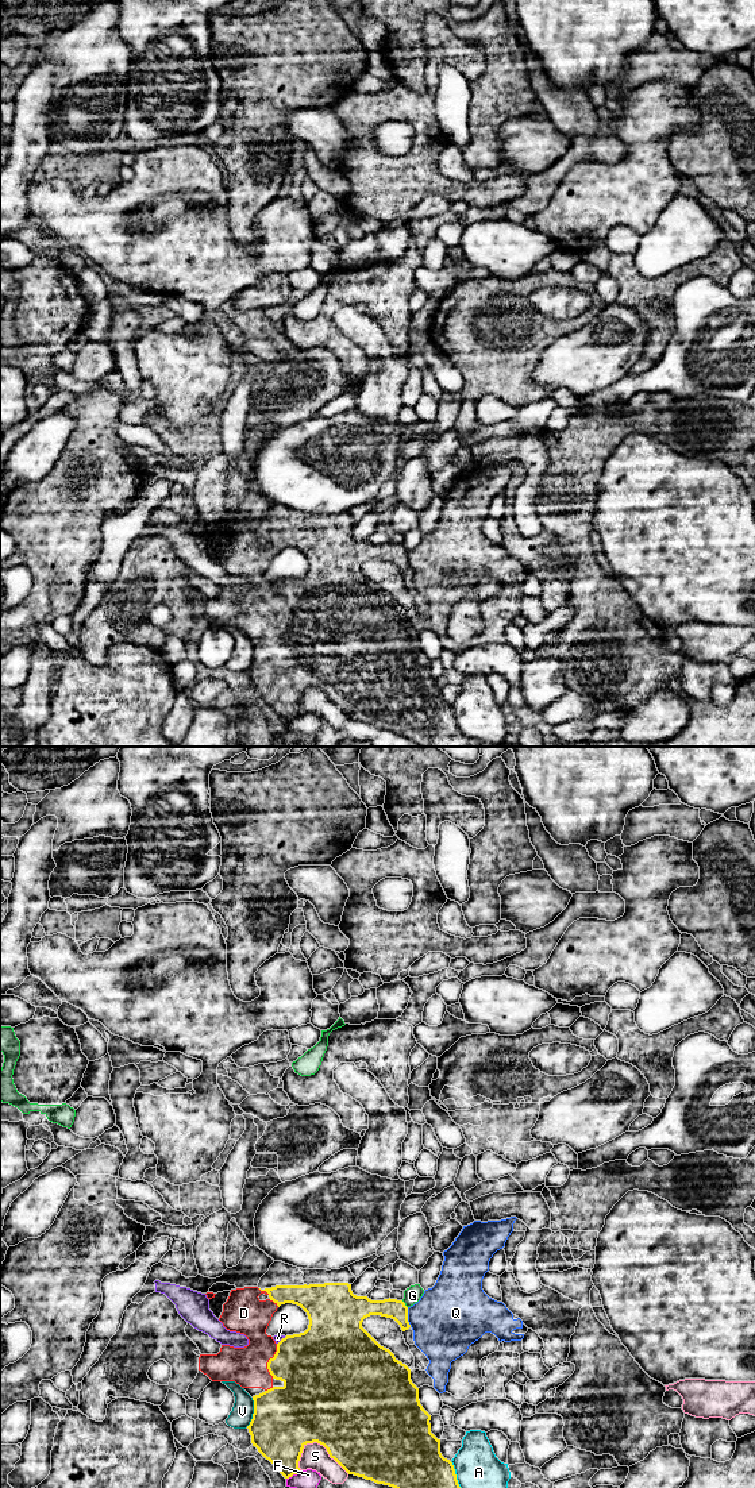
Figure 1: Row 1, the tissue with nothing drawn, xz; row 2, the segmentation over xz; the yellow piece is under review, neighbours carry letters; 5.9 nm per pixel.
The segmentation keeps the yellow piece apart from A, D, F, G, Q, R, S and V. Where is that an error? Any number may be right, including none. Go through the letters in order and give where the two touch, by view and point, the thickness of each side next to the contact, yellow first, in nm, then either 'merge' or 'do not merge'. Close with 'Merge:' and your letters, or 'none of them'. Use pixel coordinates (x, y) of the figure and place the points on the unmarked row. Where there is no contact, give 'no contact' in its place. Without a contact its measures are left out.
A: meets yellow in xz at (469, 737); 300 nm thick on the yellow side, 280 nm on the other; do not merge
D: meets yellow in xz at (269, 605); 400 nm thick on the yellow side, 240 nm on the other; merge
F: meets yellow in xz at (293, 717); 320 nm thick on the yellow side, 130 nm on the other; do not merge
G: meets yellow in xz at (404, 548); 130 nm thick on the yellow side, 100 nm on the other; do not merge
Q: meets yellow in xz at (407, 561); 120 nm thick on the yellow side, 400 nm on the other; do not merge
R: meets yellow in xz at (281, 583); 420 nm thick on the yellow side, 50 nm on the other; do not merge
S: meets yellow in xz at (327, 694); 500 nm thick on the yellow side, 160 nm on the other; do not merge
V: meets yellow in xz at (254, 656); 380 nm thick on the yellow side, 130 nm on the other; do not merge
Merge: D

